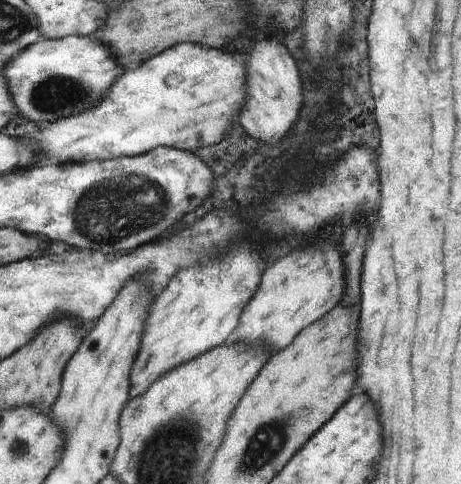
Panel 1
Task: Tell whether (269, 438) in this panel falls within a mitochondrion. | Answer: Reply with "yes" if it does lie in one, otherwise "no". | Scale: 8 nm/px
yes

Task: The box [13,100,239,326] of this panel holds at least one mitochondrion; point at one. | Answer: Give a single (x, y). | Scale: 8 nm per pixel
(110, 207)

